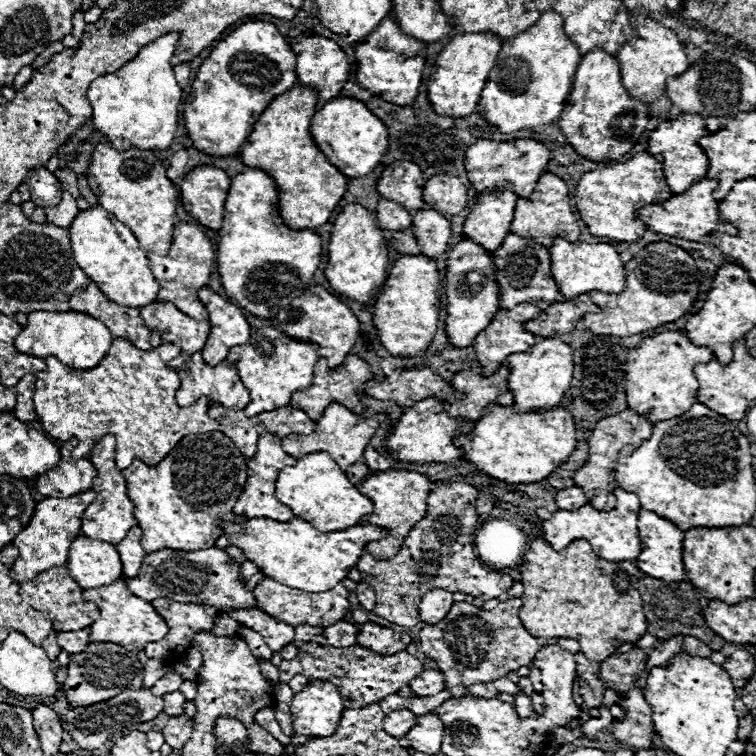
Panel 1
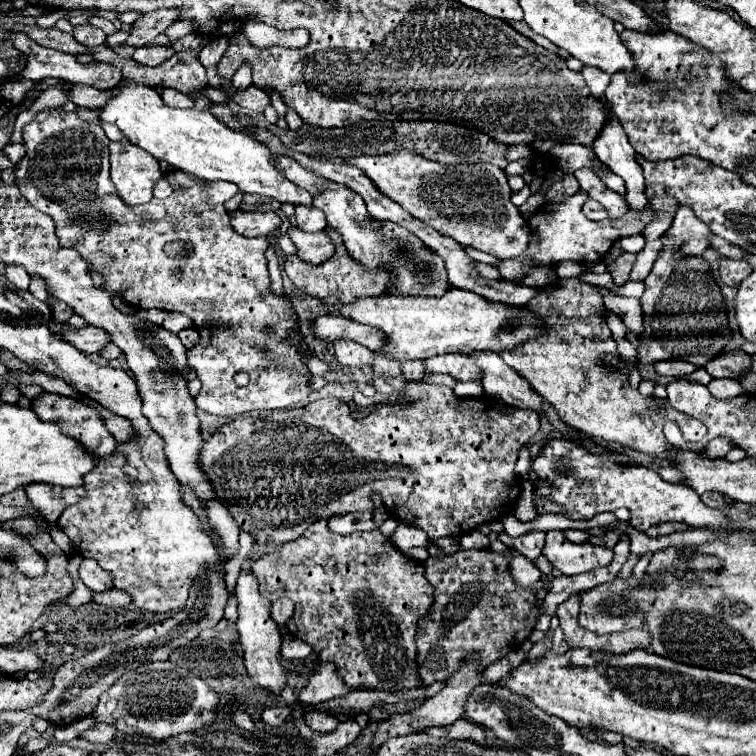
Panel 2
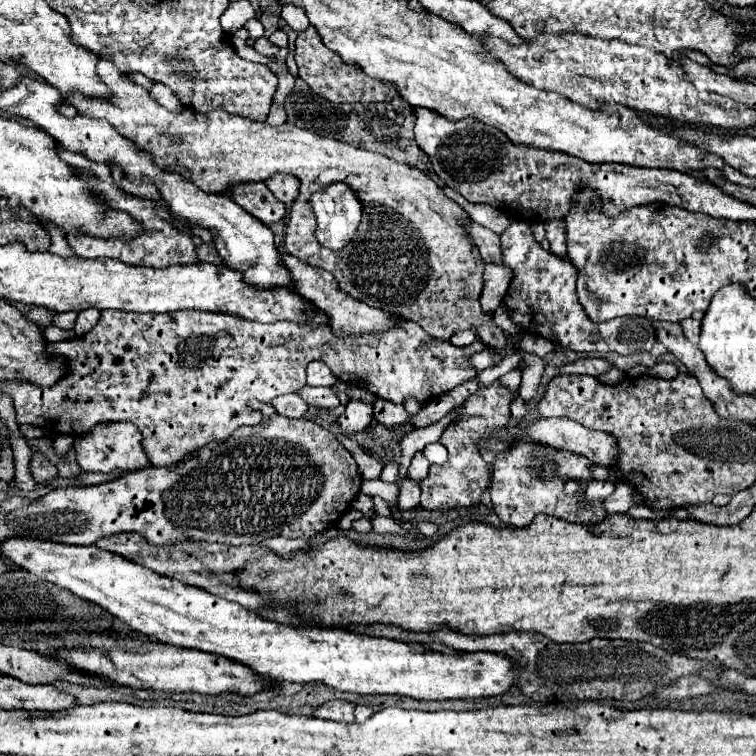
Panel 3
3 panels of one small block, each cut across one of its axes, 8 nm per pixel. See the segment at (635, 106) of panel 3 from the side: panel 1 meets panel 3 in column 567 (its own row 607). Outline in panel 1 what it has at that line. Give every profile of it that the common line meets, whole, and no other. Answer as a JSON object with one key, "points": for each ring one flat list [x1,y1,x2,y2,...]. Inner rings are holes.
{"points":[[66,566,50,568,48,572,40,572,36,580,20,584,20,600,34,610,46,612,50,616,50,622,54,624,54,630,82,630,88,628,96,620,96,616,100,616,100,610,94,602,84,602,82,588,72,580]]}

